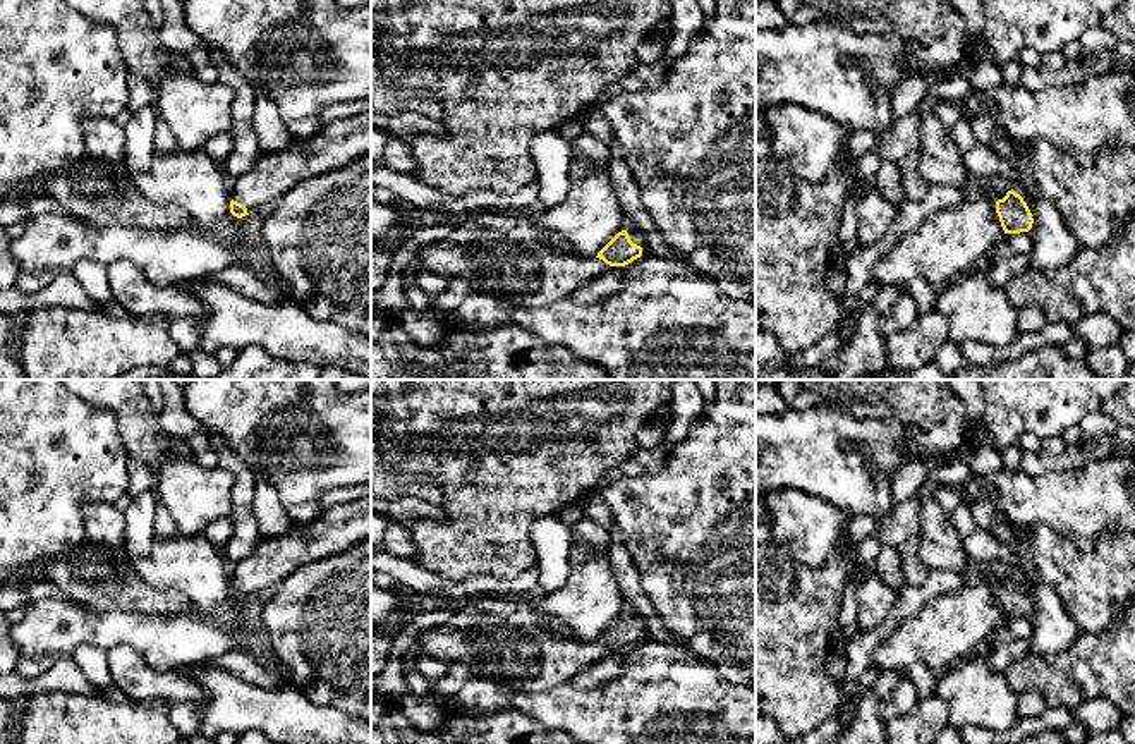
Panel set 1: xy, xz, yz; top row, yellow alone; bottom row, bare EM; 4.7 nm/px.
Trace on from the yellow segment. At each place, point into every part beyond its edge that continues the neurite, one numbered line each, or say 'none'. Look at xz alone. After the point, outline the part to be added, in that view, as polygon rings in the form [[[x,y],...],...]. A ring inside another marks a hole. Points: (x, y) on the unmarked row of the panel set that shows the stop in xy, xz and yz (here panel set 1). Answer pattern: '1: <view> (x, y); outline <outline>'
1: xz (637, 622); outline [[[627,613],[627,619],[628,619],[628,622],[634,629],[642,632],[642,641],[649,639],[647,631],[646,631],[646,627],[647,627],[646,619],[635,617],[635,615],[630,615],[630,613]]]
2: xz (502, 638); outline [[[474,596],[453,605],[453,613],[450,619],[421,632],[416,639],[414,648],[407,655],[407,660],[417,656],[431,656],[438,662],[455,665],[464,663],[477,672],[477,677],[495,680],[507,689],[520,692],[543,692],[558,684],[568,684],[579,672],[596,665],[598,662],[608,658],[611,653],[599,643],[586,643],[575,639],[563,624],[558,620],[541,620],[534,610],[534,603],[522,598],[505,598],[505,596]]]

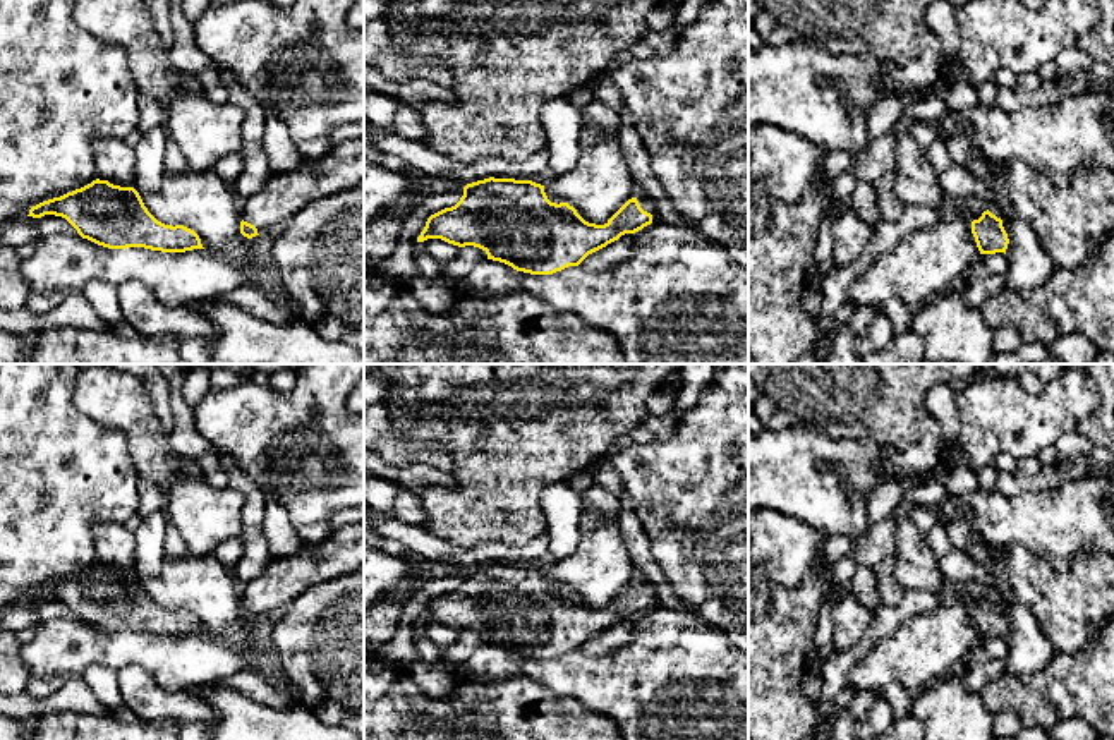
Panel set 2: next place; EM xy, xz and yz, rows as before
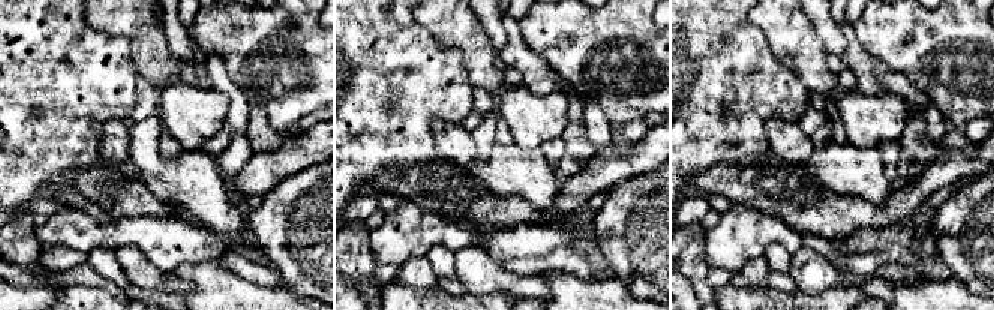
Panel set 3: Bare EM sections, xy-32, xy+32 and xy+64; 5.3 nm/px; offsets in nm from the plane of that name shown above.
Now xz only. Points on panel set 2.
1: xz (647, 589); outline [[[637,580],[637,585],[639,585],[639,589],[644,596],[652,599],[652,608],[659,606],[657,597],[656,597],[656,594],[657,594],[656,585],[645,584],[645,582],[640,582],[640,580]]]

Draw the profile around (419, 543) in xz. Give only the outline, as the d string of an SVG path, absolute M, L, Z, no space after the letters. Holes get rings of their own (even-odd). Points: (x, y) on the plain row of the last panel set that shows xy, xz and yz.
M367 506L367 519L381 537L398 541L409 556L421 560L453 563L462 568L472 568L489 561L532 565L548 561L548 536L542 532L522 548L512 548L503 543L482 543L475 548L455 548L433 536L424 527L405 524L395 517L383 517Z

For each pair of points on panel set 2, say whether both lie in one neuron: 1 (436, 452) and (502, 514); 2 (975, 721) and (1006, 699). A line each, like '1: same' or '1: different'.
1: different
2: different

